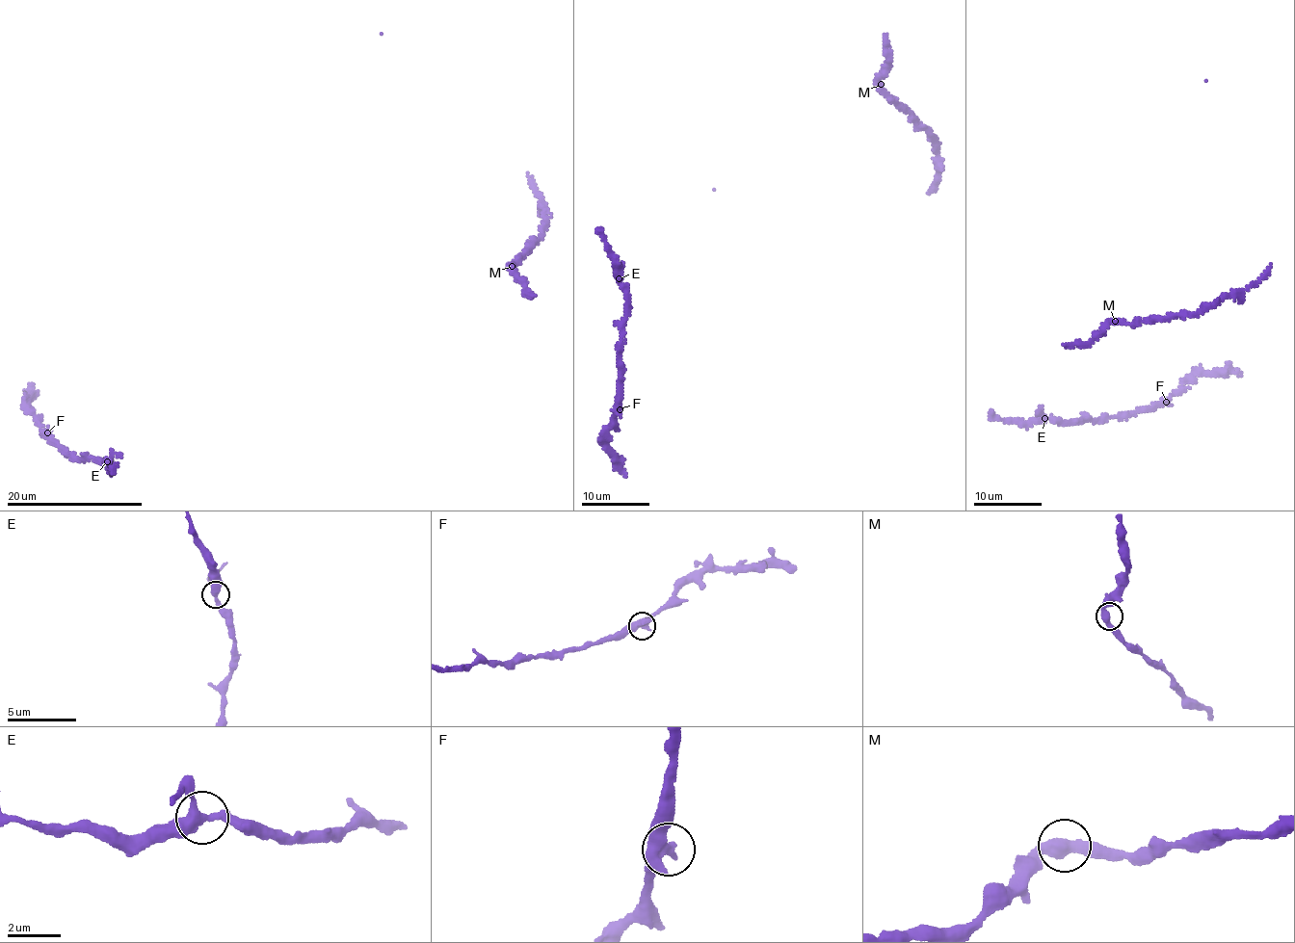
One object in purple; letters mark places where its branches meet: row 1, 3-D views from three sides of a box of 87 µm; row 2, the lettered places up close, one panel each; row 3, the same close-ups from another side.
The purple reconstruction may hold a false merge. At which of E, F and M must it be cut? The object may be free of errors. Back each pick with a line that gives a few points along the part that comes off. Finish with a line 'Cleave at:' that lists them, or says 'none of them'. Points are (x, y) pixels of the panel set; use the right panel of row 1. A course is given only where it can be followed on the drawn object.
Cleave at: none of them

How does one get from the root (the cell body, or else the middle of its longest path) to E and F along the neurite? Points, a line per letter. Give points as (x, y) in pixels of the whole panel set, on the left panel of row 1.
E: (122, 457), (115, 454), (106, 461)
F: (122, 457), (115, 454), (102, 463), (90, 458), (79, 458), (59, 450), (46, 437), (47, 432)

